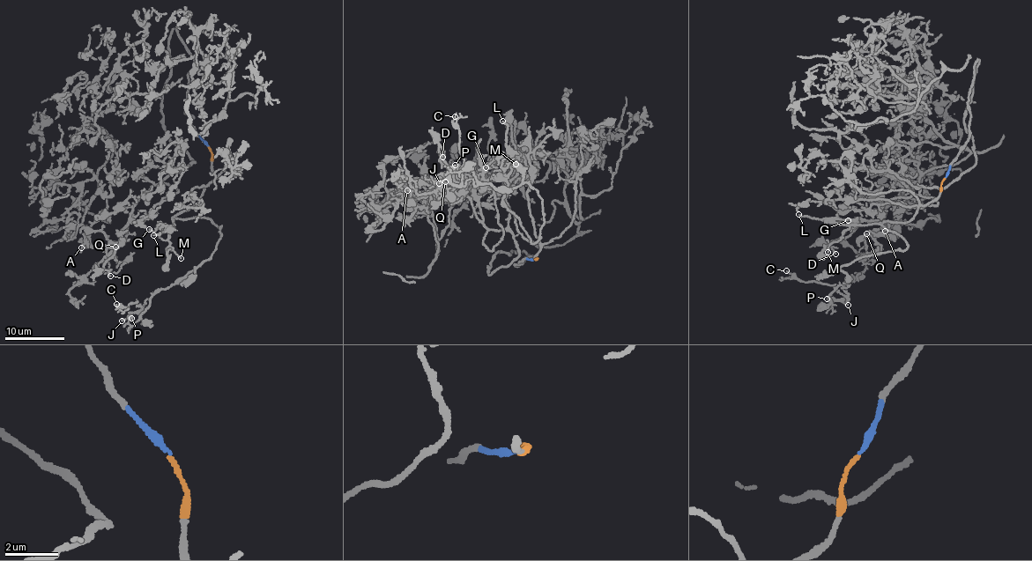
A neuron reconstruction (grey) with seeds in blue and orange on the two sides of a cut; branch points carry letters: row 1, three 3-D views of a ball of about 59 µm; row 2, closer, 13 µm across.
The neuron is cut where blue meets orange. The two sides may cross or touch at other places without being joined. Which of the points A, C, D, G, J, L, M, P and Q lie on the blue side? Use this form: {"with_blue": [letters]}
{"with_blue": ["A", "D", "Q"]}

